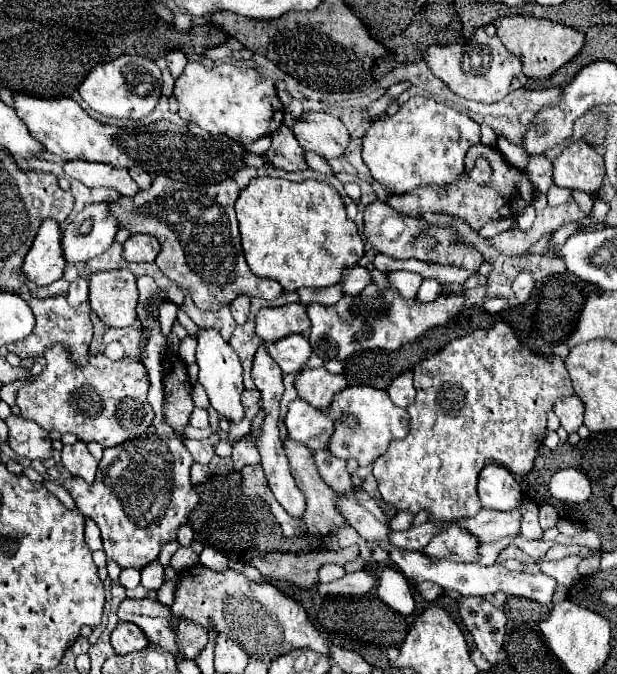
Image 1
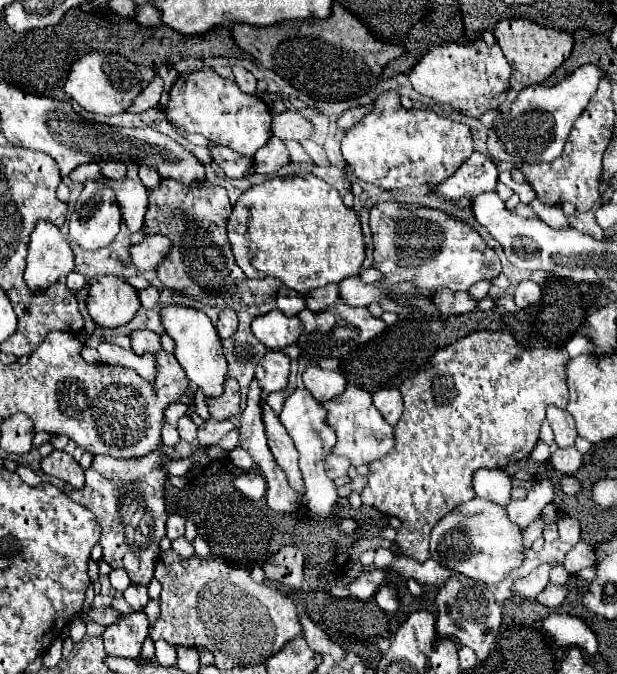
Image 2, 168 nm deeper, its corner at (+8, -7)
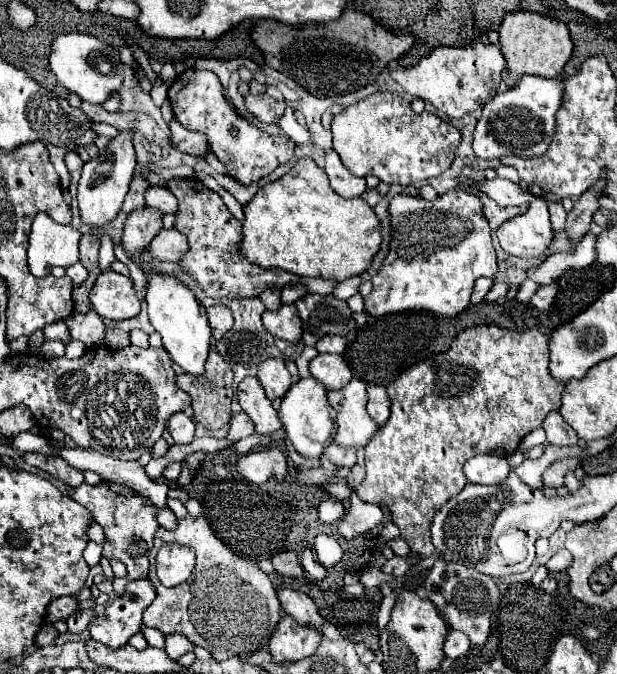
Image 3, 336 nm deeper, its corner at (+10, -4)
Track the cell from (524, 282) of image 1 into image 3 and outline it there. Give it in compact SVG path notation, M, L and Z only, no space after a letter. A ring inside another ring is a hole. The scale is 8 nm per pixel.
M550 283L550 285L544 285L532 299L530 299L530 305L534 305L536 309L540 311L548 311L554 303L554 297L558 293L558 283Z

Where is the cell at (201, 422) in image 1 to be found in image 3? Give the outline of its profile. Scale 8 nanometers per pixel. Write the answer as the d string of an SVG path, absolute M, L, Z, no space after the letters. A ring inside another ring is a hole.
M174 413L168 419L168 431L178 445L190 443L194 439L194 421L188 419L184 413Z

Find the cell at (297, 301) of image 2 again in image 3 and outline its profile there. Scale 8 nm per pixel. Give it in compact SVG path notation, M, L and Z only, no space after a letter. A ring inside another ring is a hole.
M264 289L258 297L260 297L260 301L264 303L264 307L268 311L274 311L274 309L278 309L282 305L282 301L280 301L280 289Z

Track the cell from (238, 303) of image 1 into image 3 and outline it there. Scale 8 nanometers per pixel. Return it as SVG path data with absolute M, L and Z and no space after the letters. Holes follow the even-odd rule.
M224 305L208 307L206 313L208 313L210 327L212 327L212 337L214 337L214 341L220 341L220 339L224 337L224 333L230 329L230 325L234 323L232 313L230 313L230 309L226 309Z

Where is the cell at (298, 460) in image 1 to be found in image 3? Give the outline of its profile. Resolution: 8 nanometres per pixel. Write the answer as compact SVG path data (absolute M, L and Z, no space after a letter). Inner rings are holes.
M244 377L238 383L240 407L250 415L258 433L272 433L280 427L280 419L272 407L272 401L262 393L262 385L256 377Z

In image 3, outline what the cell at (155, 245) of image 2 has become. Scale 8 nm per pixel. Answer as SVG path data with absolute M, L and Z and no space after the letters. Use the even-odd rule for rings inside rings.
M162 229L162 233L152 239L148 253L158 261L180 261L188 249L188 241L182 233L176 229Z

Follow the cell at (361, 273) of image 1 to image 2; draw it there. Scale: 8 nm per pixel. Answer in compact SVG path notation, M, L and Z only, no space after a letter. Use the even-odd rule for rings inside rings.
M328 284L324 288L316 288L316 292L312 292L310 296L304 296L304 300L308 300L308 308L312 312L322 312L340 300L338 284Z

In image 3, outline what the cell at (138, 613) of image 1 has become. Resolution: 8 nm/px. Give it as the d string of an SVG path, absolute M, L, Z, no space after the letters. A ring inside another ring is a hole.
M56 597L48 603L46 617L50 623L54 623L58 619L68 619L68 615L76 613L76 609L78 609L78 601L74 597Z

